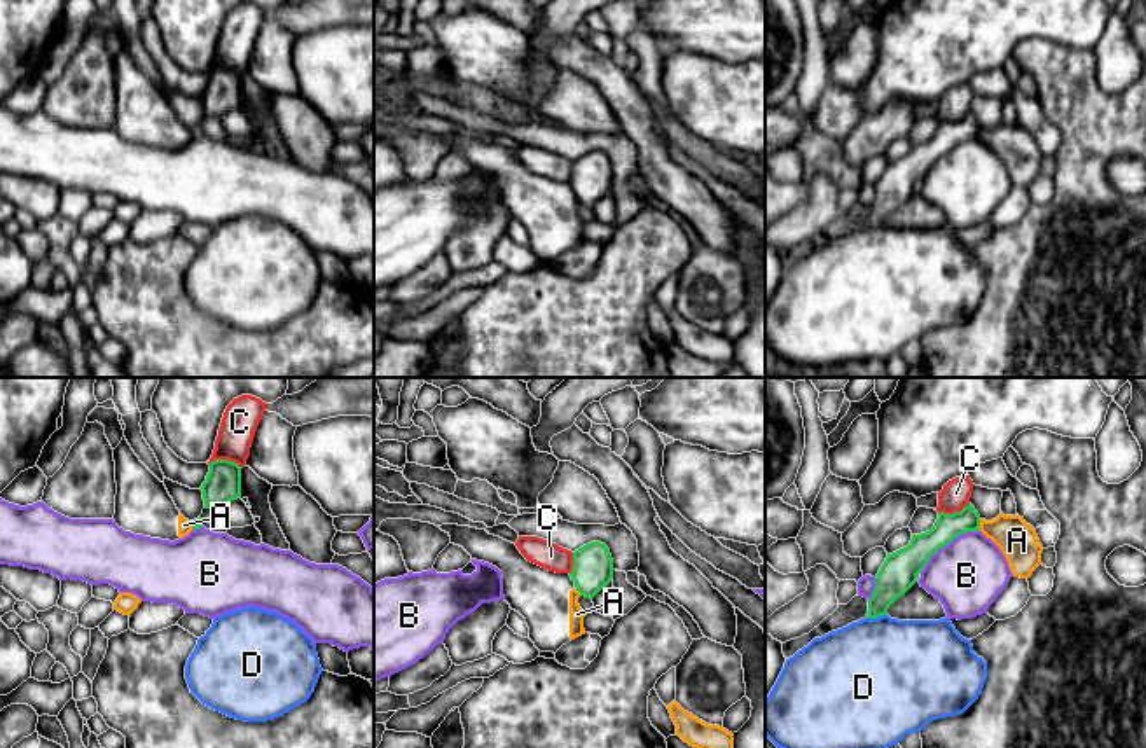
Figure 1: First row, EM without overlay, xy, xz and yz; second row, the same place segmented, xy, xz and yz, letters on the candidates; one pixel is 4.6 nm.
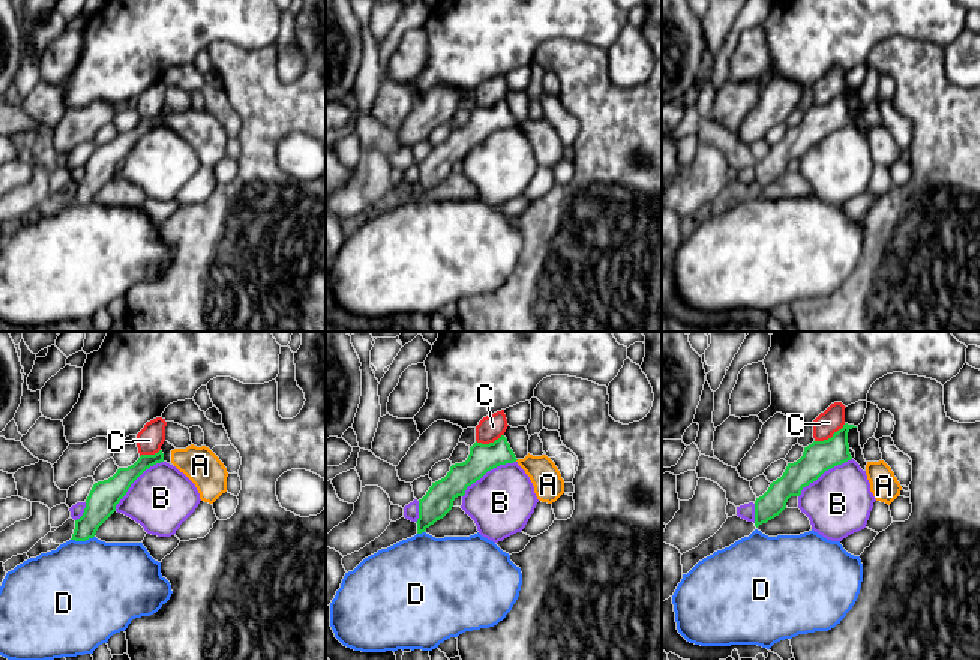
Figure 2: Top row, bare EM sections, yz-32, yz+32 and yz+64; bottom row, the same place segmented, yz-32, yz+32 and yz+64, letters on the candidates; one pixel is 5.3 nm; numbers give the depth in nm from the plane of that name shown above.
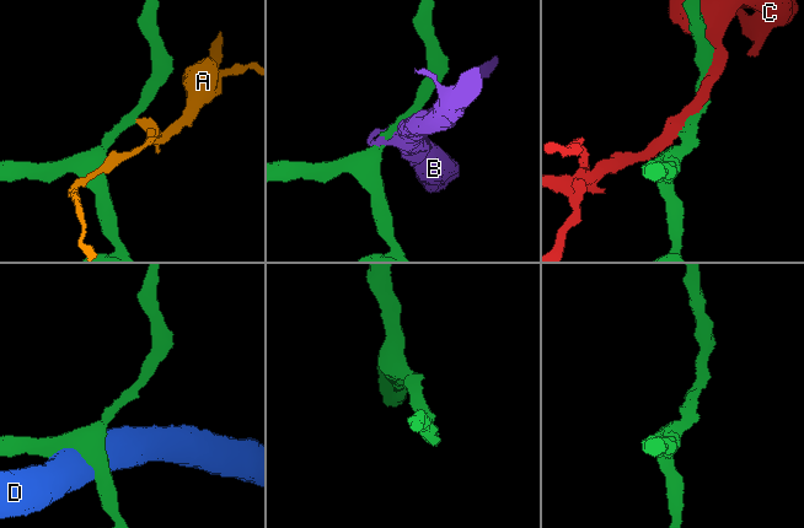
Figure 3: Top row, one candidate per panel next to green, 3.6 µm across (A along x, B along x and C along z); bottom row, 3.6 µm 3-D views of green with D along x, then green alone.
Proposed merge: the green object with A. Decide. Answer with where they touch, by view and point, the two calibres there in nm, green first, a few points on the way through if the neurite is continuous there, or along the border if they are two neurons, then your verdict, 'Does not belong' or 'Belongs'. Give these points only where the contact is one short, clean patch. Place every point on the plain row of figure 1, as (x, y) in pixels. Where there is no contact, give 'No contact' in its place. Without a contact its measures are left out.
Touches green at yz (979, 133). Thickness 120 nm (green) against 180 nm. Boundary: yz (980, 128), (977, 137). Does not belong

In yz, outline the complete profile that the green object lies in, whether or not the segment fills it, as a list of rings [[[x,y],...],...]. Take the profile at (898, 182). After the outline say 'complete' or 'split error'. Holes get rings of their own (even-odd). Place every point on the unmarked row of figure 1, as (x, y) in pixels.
[[[970,112],[961,121],[938,121],[935,135],[921,143],[912,143],[907,156],[887,163],[884,173],[875,184],[875,197],[868,208],[868,227],[887,222],[887,217],[903,204],[924,178],[929,166],[942,156],[949,154],[956,145],[978,140],[980,124]]]; complete

